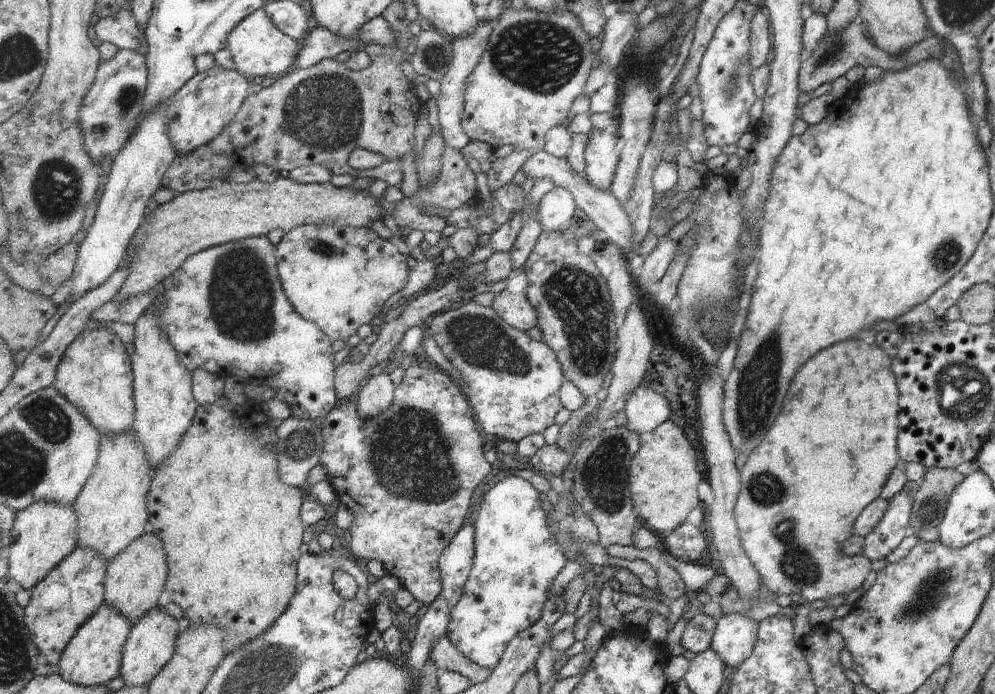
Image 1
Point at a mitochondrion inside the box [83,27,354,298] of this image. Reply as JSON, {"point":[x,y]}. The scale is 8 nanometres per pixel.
{"point":[123,103]}

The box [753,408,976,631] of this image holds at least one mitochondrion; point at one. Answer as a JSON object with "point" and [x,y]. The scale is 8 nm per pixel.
{"point":[931,589]}

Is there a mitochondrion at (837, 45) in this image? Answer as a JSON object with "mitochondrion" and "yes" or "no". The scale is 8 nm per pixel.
{"mitochondrion":"yes"}

